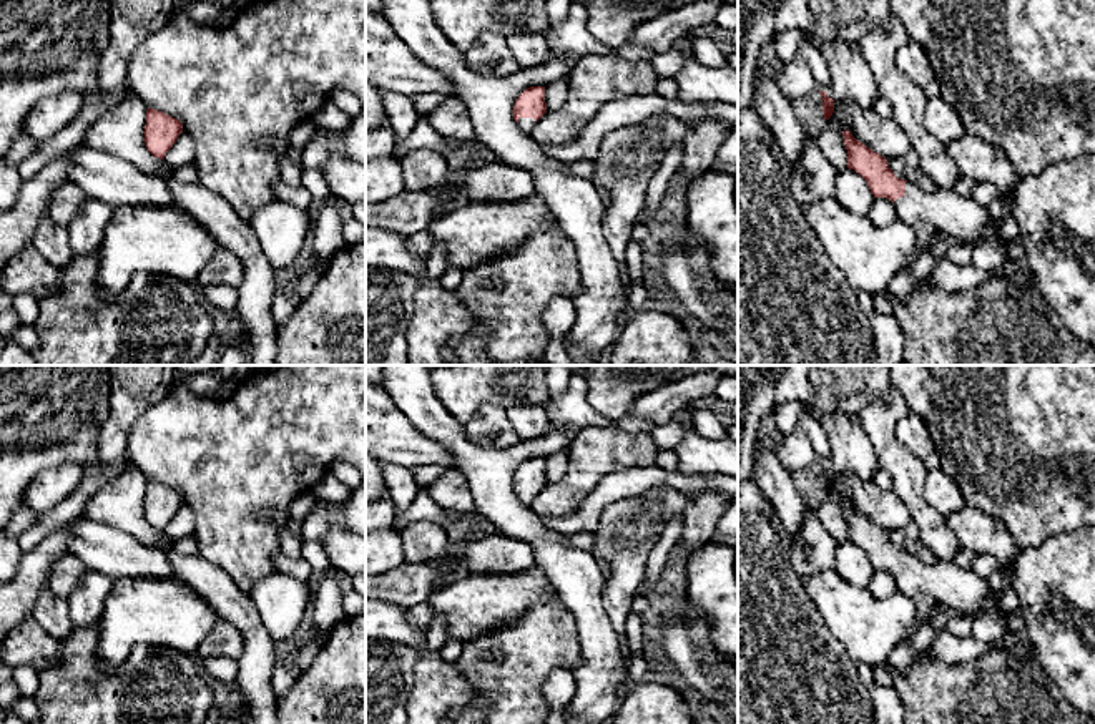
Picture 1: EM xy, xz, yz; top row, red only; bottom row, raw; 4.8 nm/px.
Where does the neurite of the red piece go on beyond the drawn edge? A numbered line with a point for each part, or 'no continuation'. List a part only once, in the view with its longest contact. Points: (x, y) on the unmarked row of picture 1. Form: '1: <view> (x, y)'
1: yz (957, 588)

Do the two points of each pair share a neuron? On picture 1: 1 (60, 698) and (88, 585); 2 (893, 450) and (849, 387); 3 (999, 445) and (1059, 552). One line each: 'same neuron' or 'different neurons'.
1: different neurons
2: different neurons
3: different neurons

